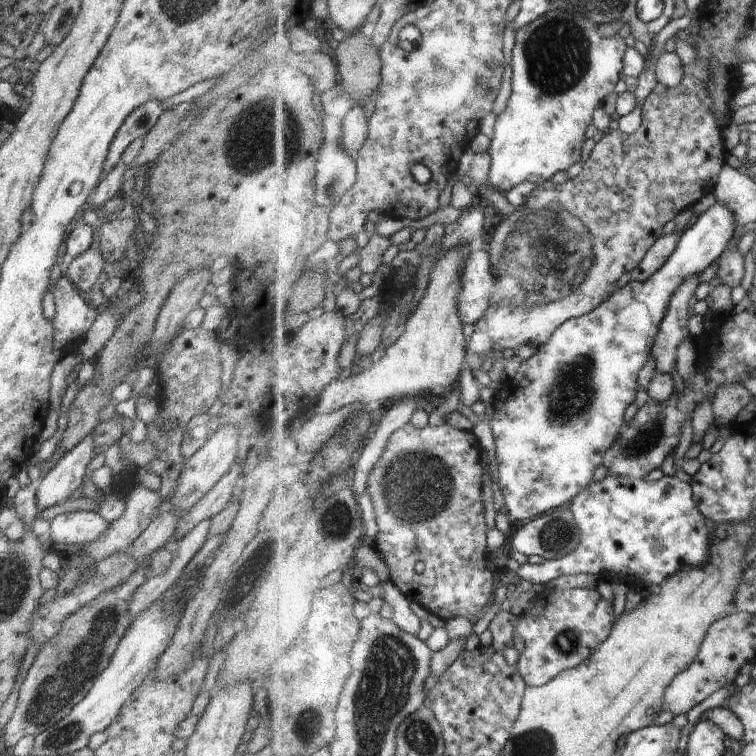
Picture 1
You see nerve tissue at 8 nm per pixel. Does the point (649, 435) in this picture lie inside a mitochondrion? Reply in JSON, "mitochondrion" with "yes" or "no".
{"mitochondrion":"yes"}

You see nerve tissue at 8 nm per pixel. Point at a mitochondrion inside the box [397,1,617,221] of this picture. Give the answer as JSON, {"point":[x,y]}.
{"point":[558,54]}

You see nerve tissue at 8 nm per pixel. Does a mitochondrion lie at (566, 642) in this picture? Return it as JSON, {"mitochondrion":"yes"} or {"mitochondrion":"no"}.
{"mitochondrion":"yes"}

